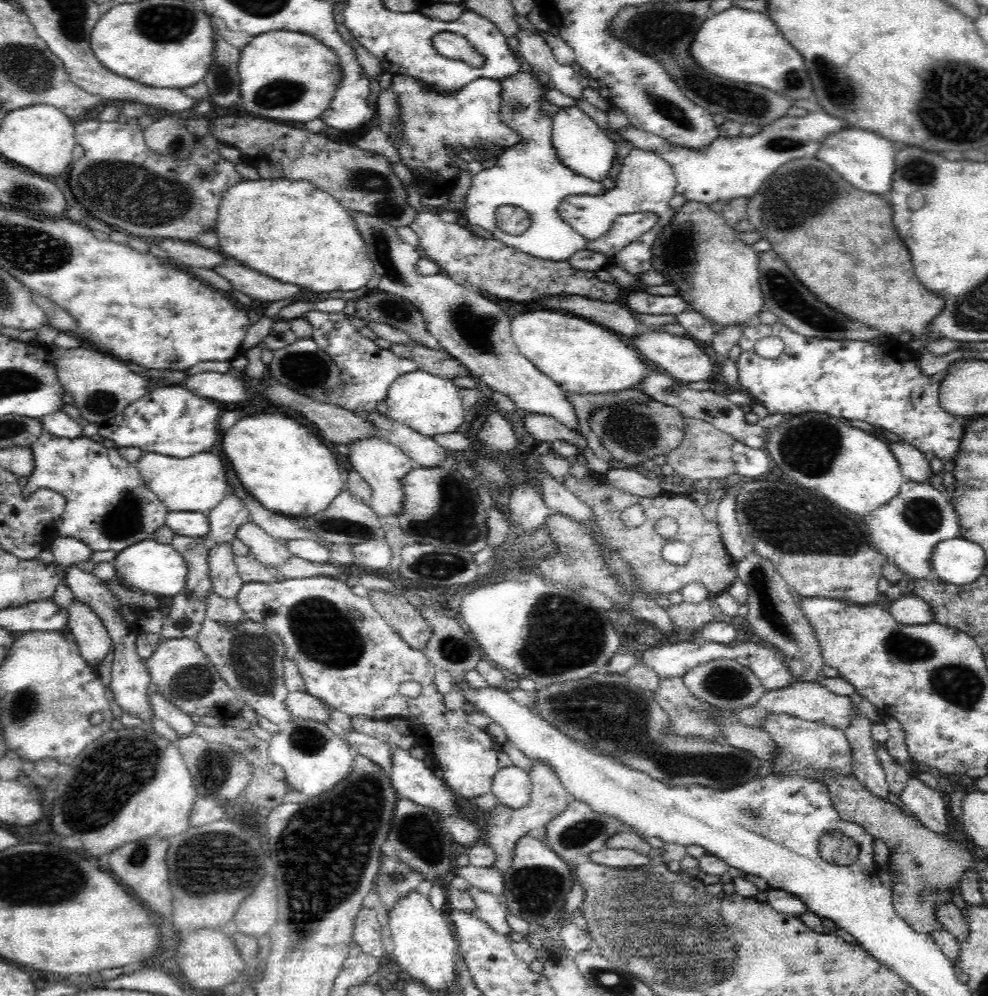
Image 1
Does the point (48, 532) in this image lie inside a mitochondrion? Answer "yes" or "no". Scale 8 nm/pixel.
no

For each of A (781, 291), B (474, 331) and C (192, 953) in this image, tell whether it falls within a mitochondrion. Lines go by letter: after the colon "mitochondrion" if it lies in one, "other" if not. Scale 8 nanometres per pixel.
A: mitochondrion
B: mitochondrion
C: other

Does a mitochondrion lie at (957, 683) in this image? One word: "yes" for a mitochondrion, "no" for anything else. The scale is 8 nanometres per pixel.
yes

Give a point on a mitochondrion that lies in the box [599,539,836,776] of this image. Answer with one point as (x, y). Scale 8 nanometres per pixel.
(758, 578)

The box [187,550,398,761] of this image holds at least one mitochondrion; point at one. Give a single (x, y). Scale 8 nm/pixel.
(327, 636)

